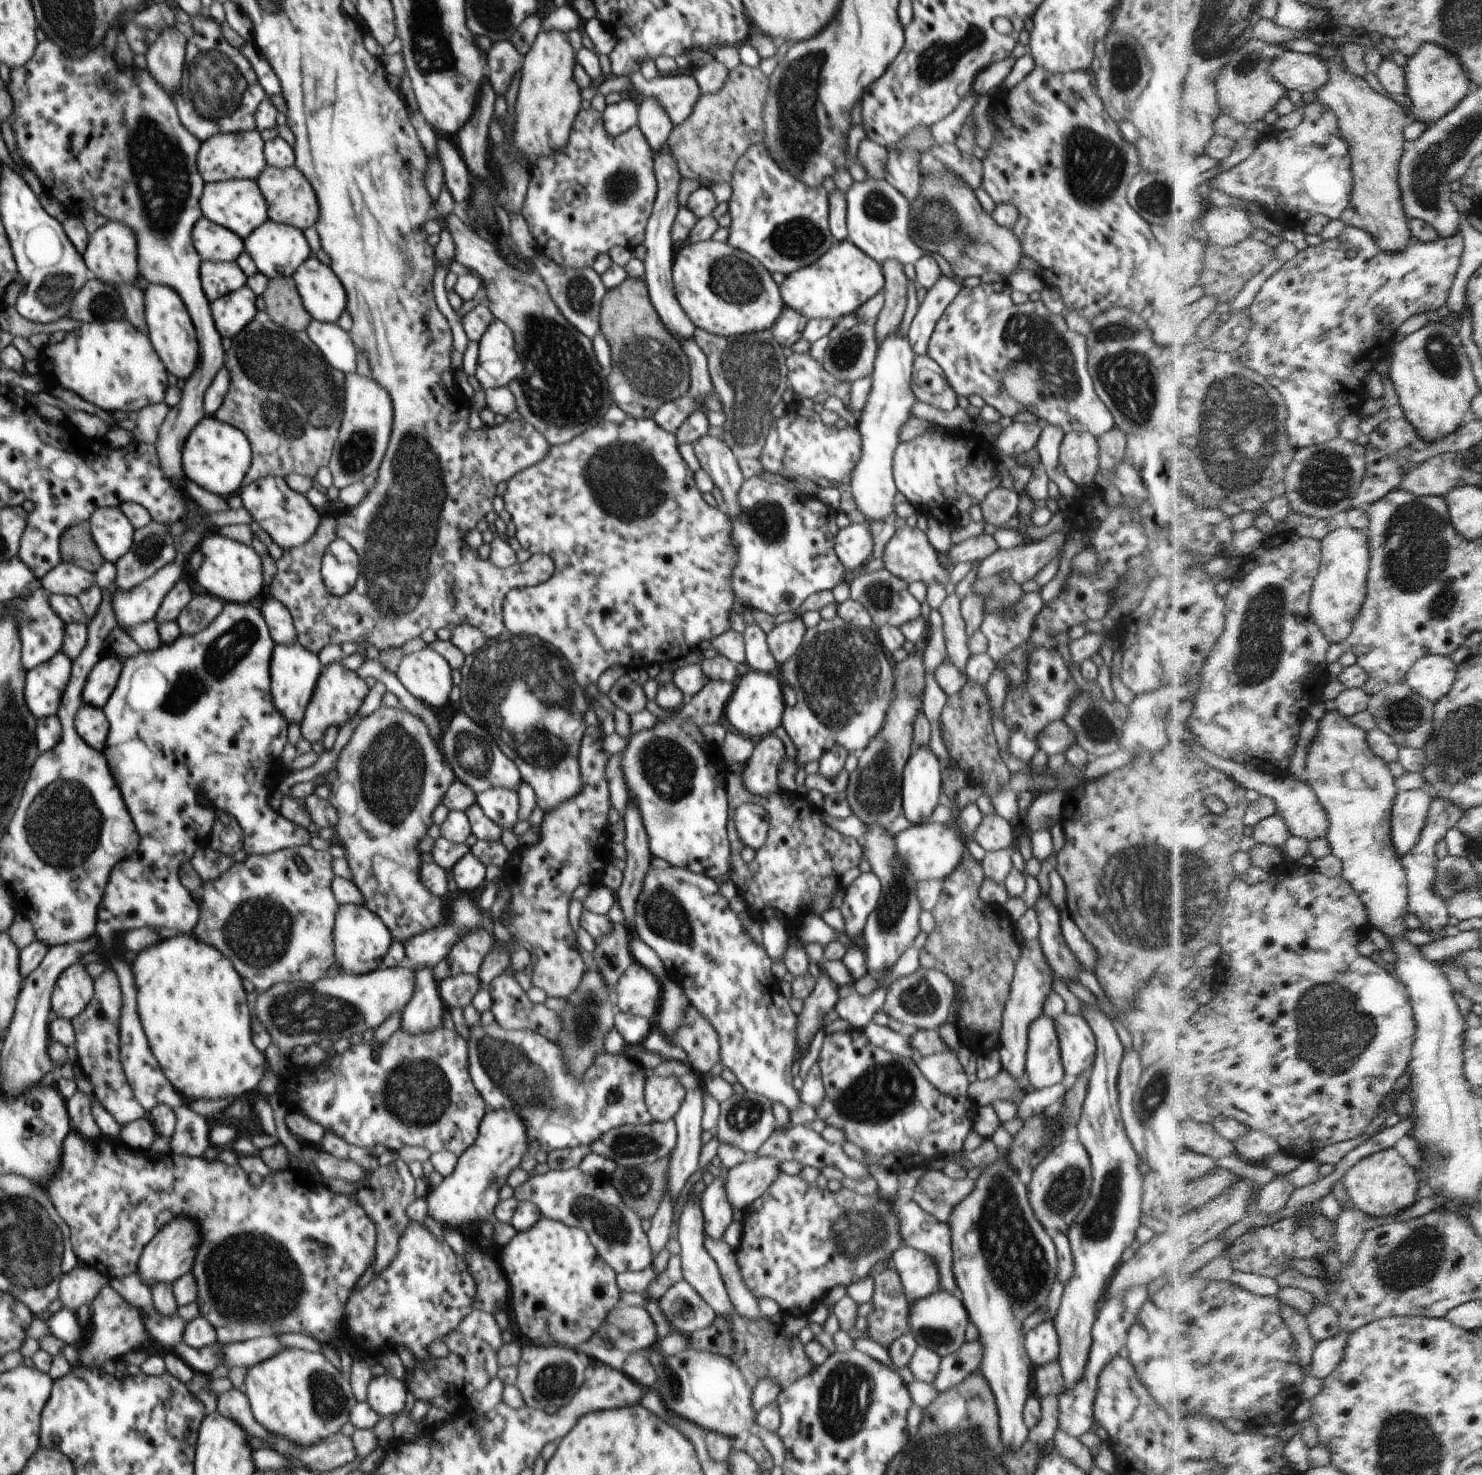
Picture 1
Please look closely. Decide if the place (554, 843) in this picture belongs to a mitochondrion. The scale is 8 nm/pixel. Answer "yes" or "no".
no

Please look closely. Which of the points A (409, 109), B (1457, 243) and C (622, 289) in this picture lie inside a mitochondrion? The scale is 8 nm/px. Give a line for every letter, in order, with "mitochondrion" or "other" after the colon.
A: other
B: other
C: other

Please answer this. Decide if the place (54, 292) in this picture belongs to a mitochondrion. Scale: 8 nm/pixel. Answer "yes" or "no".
yes

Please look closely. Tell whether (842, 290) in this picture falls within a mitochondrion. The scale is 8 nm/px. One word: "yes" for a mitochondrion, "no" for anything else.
no

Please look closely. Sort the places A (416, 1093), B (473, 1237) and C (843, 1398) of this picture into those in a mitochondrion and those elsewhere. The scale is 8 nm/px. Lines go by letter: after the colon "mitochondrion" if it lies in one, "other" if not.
A: mitochondrion
B: other
C: mitochondrion

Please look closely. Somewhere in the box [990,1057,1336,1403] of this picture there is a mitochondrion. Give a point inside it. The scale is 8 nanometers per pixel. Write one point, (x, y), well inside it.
(1097, 1226)

